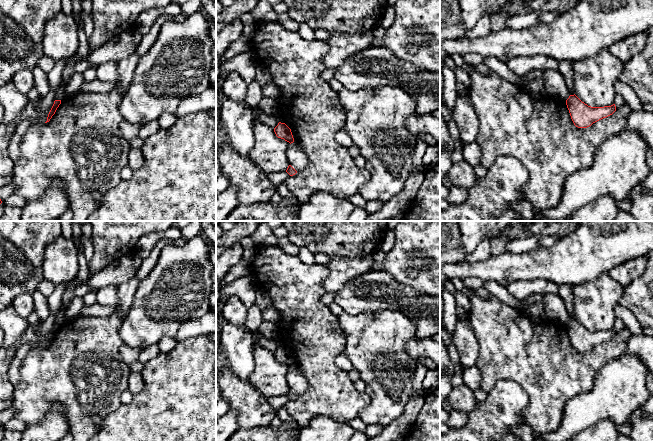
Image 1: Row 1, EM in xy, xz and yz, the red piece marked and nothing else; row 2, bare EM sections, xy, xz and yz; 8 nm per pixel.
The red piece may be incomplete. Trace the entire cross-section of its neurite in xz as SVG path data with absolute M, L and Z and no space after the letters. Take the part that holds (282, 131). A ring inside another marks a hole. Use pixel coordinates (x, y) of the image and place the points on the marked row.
M279 122L278 125L274 128L274 132L278 138L284 139L290 144L294 142L291 129L285 123Z

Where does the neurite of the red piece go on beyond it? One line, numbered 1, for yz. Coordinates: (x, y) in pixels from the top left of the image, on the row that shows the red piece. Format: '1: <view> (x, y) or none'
1: none

